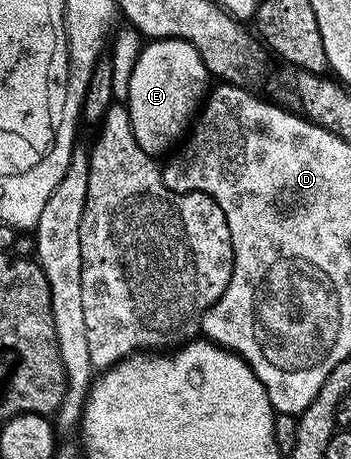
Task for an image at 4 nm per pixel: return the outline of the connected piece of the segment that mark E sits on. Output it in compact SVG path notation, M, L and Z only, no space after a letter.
M149 40L141 48L130 75L126 104L142 151L153 155L167 154L185 136L209 92L208 81L208 69L188 41Z

